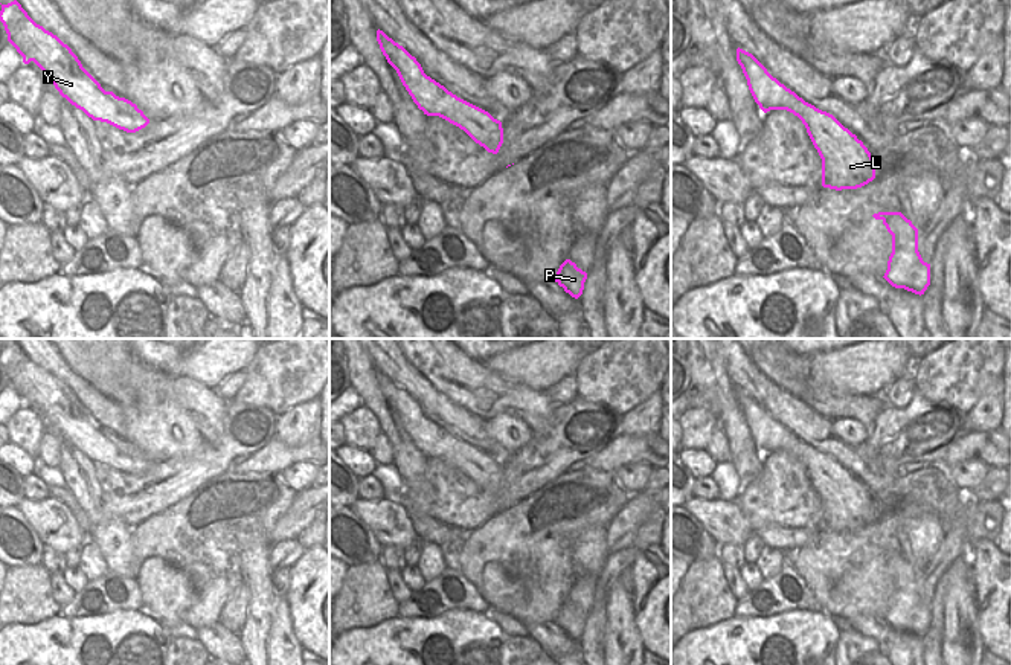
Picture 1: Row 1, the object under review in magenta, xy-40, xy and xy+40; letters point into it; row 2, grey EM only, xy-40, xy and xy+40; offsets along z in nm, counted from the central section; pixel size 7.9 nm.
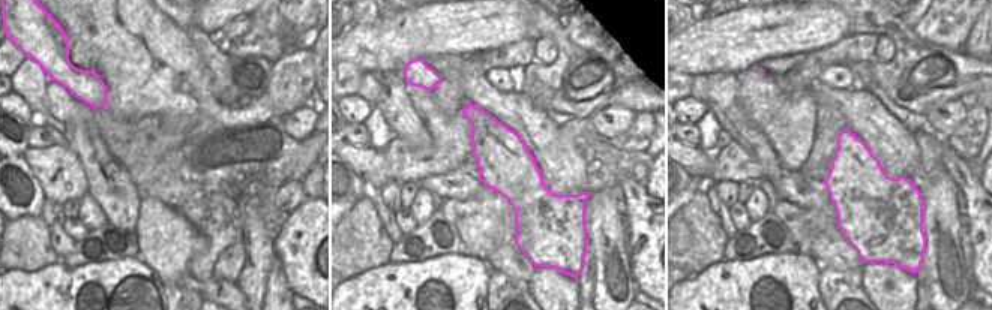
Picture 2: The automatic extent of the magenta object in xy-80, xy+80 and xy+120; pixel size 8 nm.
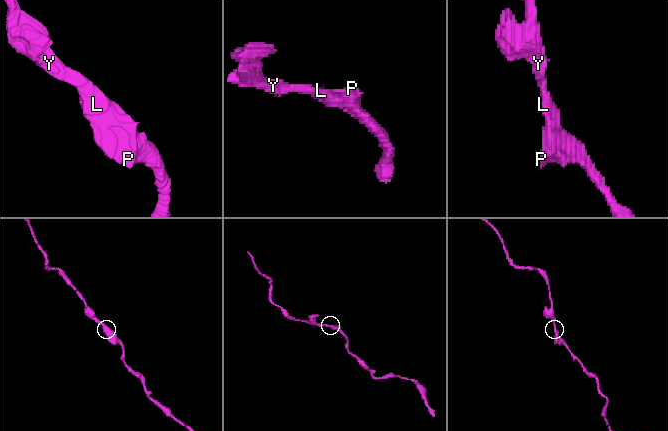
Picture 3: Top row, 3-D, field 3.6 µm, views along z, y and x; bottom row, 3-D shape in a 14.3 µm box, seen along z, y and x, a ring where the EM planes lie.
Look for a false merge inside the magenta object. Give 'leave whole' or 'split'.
leave whole

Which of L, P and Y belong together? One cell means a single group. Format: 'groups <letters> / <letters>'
groups L P Y

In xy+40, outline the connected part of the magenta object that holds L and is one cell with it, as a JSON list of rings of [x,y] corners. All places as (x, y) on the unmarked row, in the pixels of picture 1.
[[[738,389],[737,403],[755,444],[764,455],[787,451],[802,462],[822,500],[823,529],[857,531],[875,520],[875,503],[871,494],[833,456],[805,444],[781,426],[752,395]]]

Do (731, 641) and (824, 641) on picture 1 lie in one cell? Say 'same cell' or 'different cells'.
same cell

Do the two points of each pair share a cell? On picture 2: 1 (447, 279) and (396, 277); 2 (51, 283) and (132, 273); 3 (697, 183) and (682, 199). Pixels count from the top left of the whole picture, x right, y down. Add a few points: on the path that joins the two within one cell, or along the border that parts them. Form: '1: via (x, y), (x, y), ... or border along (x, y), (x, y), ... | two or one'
1: via (435, 277), (408, 277) | one
2: via (71, 283), (113, 280) | one
3: via (692, 187), (686, 195) | one

